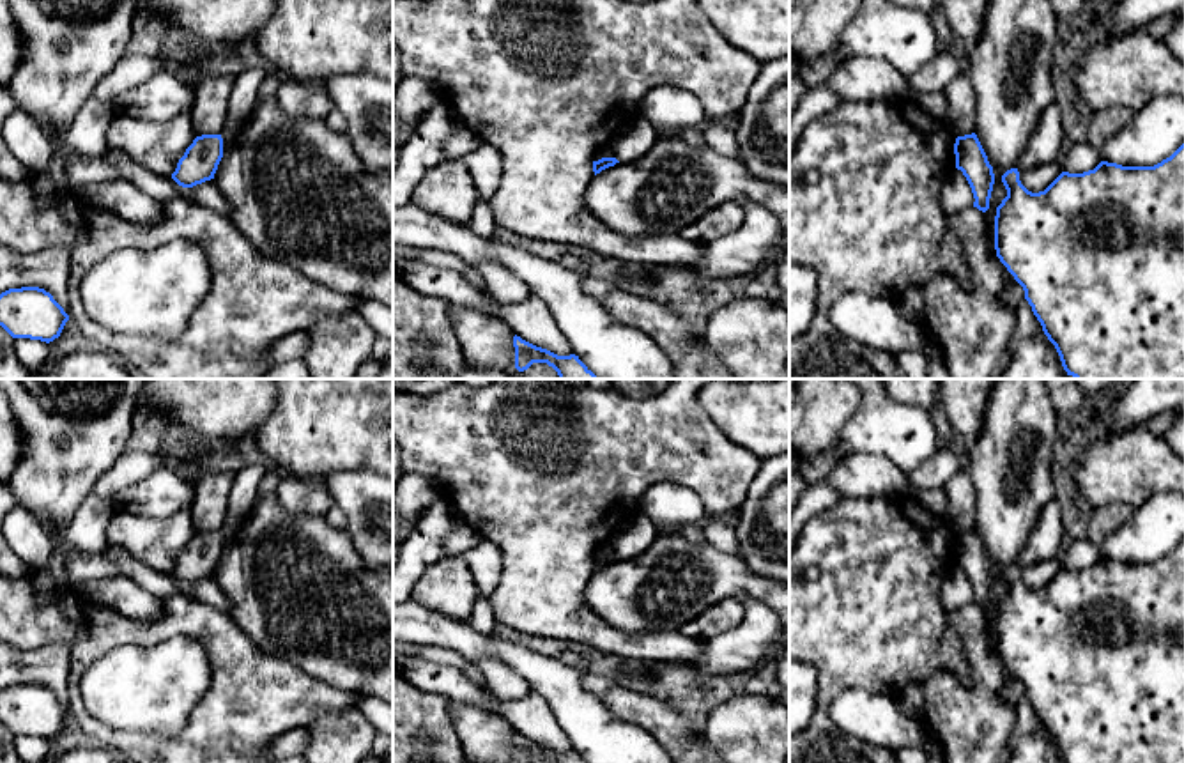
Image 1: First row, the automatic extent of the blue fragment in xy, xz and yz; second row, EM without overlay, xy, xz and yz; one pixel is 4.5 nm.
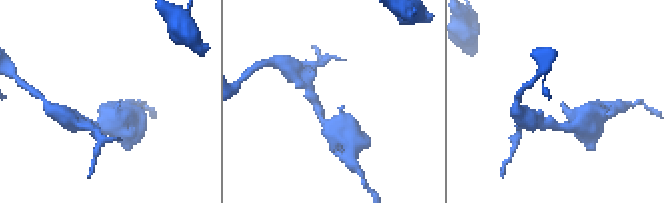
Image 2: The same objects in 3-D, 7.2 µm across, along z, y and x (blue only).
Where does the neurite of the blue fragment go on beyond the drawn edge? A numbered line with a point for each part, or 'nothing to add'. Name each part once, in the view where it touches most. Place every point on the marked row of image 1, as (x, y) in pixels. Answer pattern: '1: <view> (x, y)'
nothing to add

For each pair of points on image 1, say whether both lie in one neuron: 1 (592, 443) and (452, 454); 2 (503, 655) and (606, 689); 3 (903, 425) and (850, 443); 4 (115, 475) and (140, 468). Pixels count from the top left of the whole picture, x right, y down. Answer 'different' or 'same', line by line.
1: same
2: different
3: same
4: same

